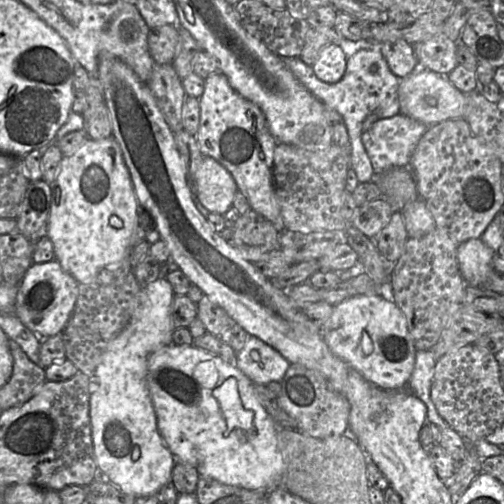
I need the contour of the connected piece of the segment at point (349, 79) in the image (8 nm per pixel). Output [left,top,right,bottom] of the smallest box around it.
[281,43,400,182]

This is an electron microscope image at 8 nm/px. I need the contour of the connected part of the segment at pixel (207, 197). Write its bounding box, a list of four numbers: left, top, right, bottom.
[193,156,237,215]

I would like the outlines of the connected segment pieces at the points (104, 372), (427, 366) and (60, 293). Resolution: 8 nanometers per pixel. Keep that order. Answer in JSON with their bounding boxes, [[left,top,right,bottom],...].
[[89,278,176,498],[400,343,448,429],[14,259,79,339]]

